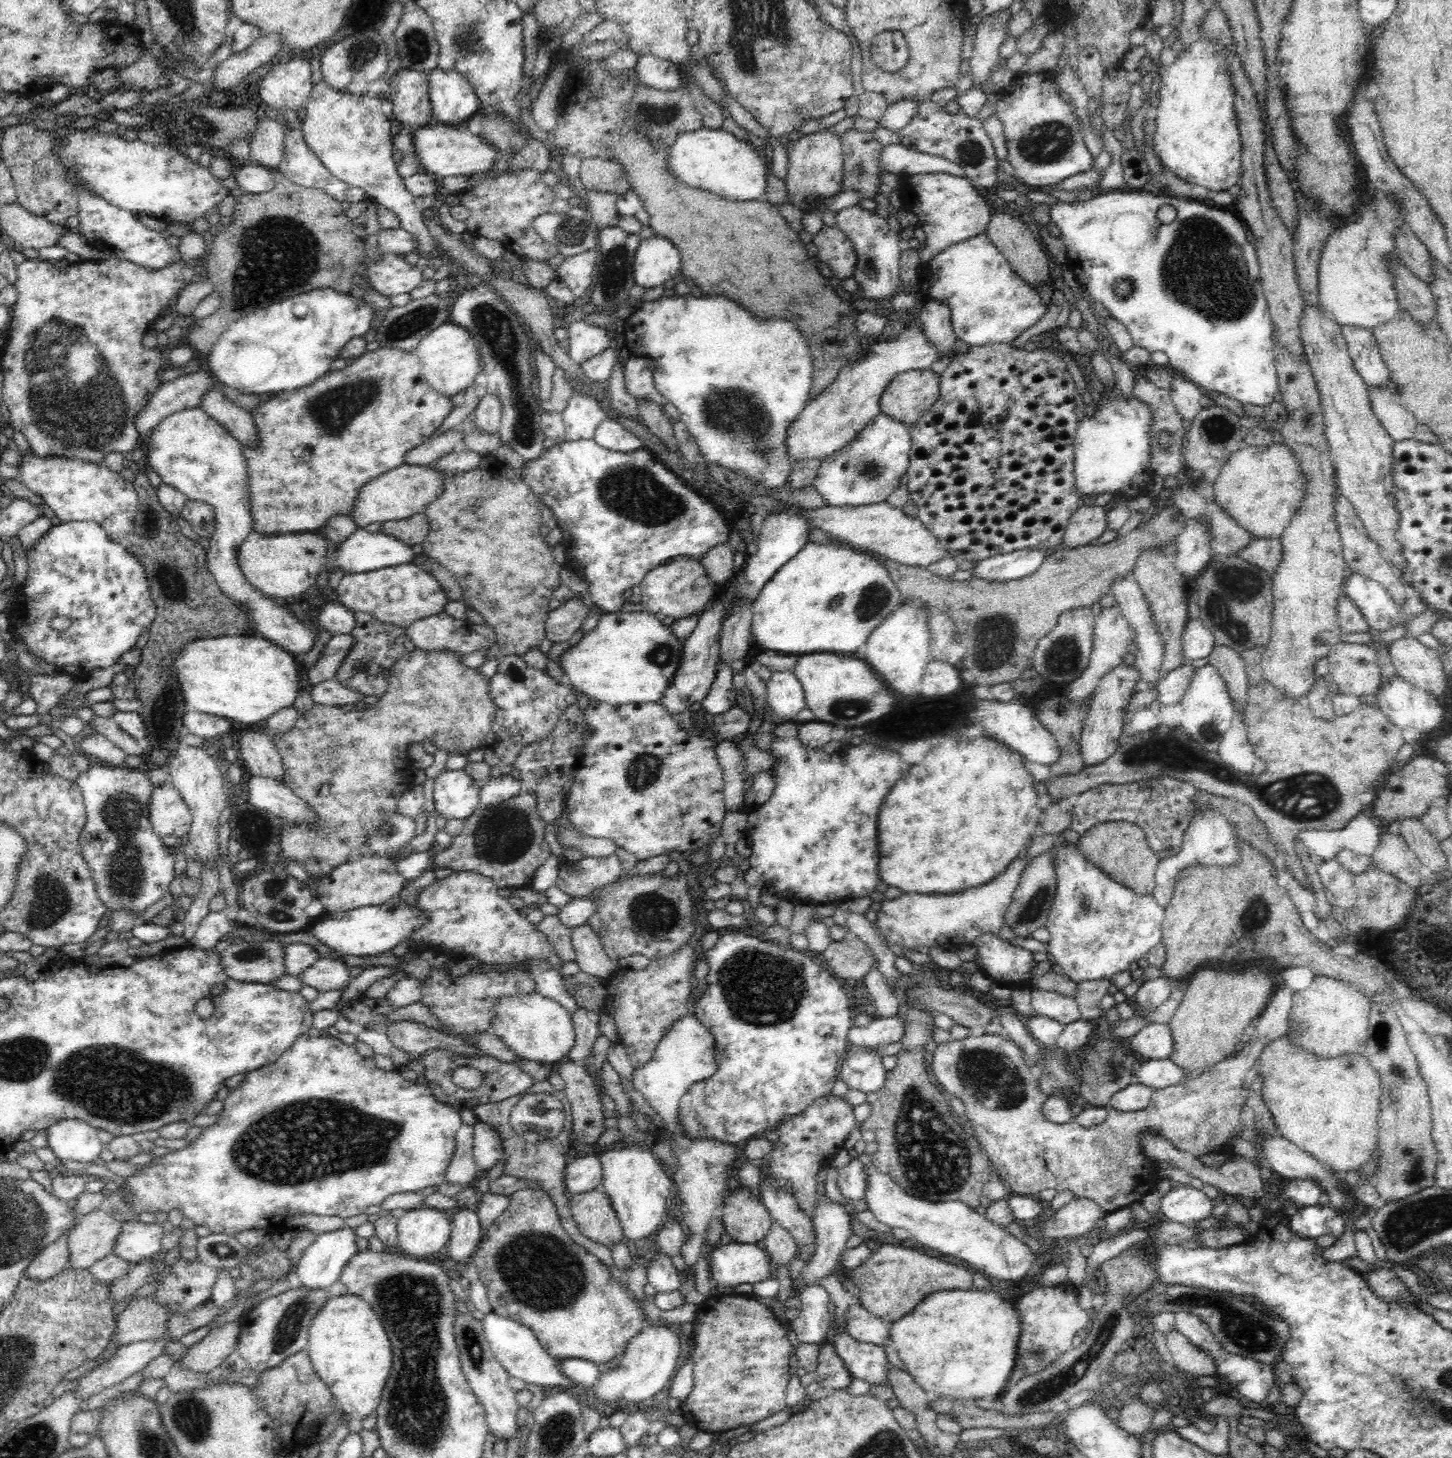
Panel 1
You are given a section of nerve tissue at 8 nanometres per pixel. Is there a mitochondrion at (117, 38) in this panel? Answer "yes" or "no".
no

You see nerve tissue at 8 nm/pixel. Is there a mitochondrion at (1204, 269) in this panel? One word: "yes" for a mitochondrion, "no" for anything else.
yes

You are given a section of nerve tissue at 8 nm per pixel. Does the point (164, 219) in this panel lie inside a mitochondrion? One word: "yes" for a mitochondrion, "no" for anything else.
no

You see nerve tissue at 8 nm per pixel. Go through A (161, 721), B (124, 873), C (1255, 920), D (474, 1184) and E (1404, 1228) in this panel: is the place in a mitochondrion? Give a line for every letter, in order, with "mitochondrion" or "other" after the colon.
A: mitochondrion
B: mitochondrion
C: mitochondrion
D: other
E: mitochondrion

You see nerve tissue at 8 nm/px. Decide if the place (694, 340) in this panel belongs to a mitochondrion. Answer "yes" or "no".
no

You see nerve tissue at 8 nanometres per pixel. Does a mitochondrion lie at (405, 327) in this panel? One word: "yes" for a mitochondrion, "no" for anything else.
yes

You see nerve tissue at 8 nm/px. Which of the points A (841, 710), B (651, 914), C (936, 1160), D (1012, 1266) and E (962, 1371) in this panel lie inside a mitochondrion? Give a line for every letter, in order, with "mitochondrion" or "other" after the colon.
A: mitochondrion
B: mitochondrion
C: mitochondrion
D: other
E: other

